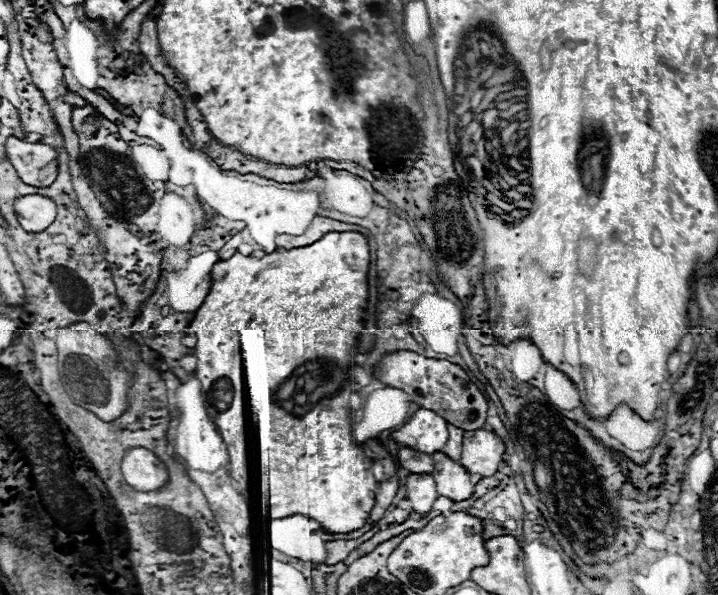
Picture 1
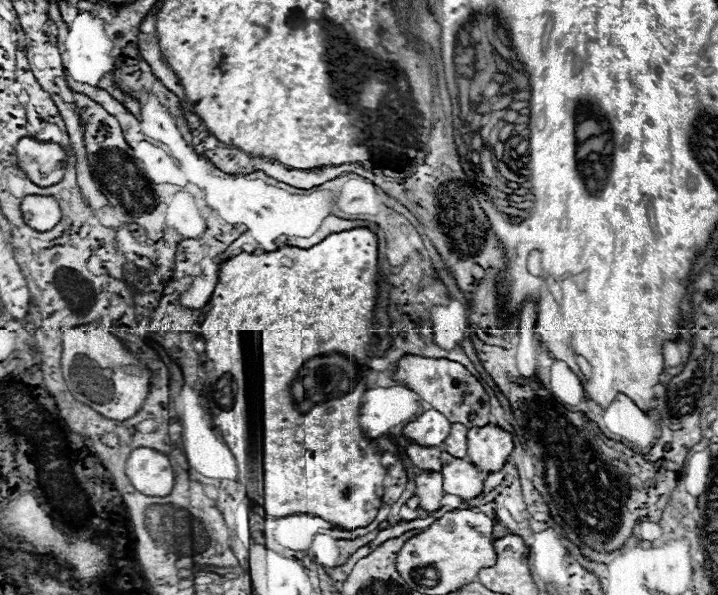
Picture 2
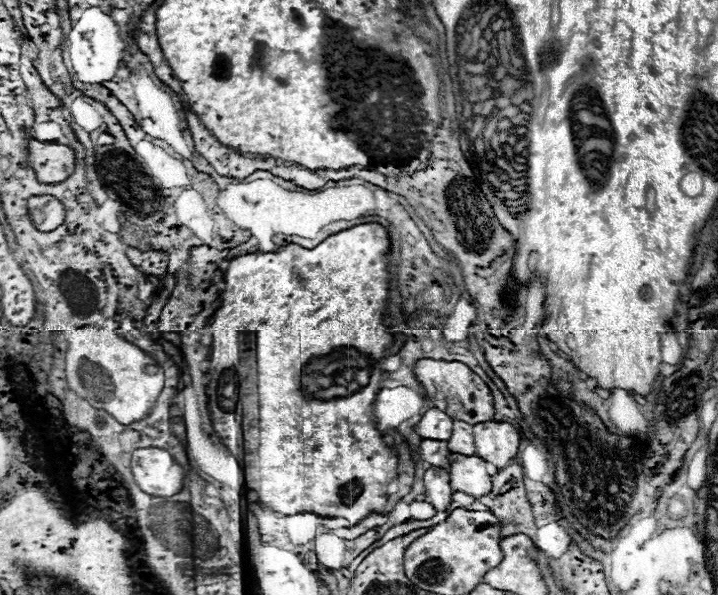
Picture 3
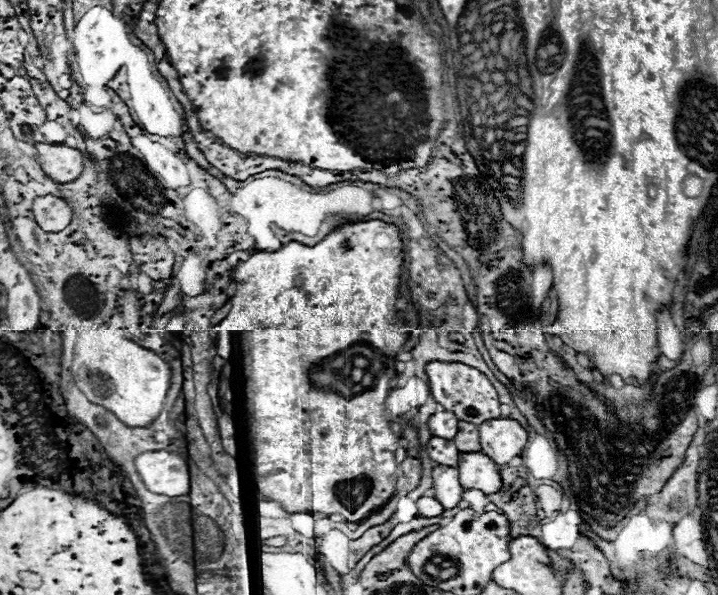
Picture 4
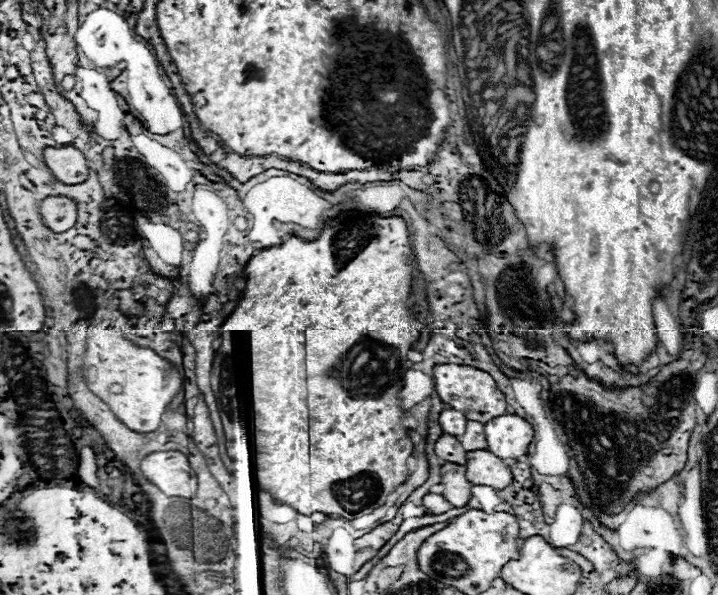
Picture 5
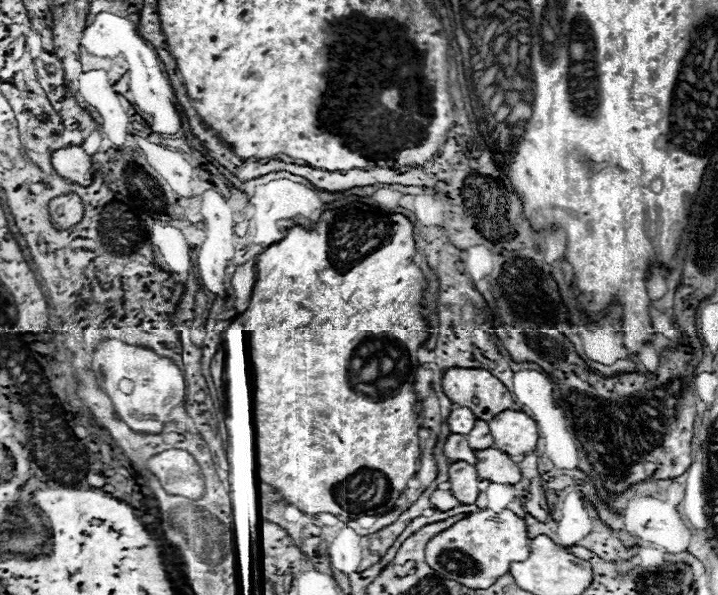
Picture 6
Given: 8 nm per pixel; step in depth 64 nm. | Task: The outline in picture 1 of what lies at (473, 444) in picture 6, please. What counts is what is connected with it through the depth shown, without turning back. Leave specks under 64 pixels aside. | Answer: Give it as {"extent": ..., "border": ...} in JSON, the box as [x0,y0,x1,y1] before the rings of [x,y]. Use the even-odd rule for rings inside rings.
{"extent":[444,426,464,460],"border":[[[448,426],[448,442],[446,442],[446,446],[444,446],[444,454],[448,456],[448,458],[452,458],[452,460],[458,460],[460,458],[460,454],[462,454],[462,434],[464,434],[464,430],[460,430],[460,428],[456,428],[456,426]]]}

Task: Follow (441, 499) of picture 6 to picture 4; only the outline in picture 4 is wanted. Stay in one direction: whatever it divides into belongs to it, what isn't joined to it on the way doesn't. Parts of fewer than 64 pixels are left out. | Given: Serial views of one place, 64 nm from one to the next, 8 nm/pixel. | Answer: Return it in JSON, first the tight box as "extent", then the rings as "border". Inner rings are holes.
{"extent":[416,496,444,518],"border":[[[422,496],[416,502],[416,508],[418,508],[420,518],[434,518],[434,516],[440,516],[444,512],[442,504],[436,498],[426,498],[426,496]]]}

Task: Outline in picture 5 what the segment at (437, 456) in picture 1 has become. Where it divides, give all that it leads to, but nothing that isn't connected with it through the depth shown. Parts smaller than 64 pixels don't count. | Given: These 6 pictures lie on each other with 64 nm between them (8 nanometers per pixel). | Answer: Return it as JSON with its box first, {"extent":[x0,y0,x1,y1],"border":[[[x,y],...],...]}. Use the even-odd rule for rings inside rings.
{"extent":[466,450,512,490],"border":[[[476,450],[466,454],[466,480],[474,486],[490,486],[494,490],[502,490],[512,482],[512,472],[504,462],[488,450]]]}

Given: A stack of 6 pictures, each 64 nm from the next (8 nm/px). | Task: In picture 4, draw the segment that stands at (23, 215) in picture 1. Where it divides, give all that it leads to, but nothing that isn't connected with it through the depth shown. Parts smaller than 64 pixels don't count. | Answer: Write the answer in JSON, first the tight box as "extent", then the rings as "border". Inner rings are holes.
{"extent":[32,196,72,232],"border":[[[38,196],[32,204],[36,224],[46,232],[58,232],[66,228],[72,220],[70,206],[56,196]]]}

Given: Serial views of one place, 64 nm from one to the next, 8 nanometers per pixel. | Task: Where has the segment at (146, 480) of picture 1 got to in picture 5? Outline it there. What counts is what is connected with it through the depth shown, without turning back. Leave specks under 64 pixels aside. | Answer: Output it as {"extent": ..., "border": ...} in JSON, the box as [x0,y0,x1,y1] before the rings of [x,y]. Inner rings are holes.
{"extent":[140,450,196,498],"border":[[[178,450],[152,452],[142,458],[140,470],[166,496],[192,498],[196,494],[196,476],[190,468],[188,456]]]}

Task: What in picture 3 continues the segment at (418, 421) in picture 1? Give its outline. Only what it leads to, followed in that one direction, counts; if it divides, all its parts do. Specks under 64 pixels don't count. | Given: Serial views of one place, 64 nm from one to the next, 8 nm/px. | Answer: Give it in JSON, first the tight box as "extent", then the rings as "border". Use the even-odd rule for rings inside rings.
{"extent":[414,408,452,440],"border":[[[430,408],[414,426],[414,432],[422,440],[448,440],[448,436],[452,434],[452,418],[438,408]]]}

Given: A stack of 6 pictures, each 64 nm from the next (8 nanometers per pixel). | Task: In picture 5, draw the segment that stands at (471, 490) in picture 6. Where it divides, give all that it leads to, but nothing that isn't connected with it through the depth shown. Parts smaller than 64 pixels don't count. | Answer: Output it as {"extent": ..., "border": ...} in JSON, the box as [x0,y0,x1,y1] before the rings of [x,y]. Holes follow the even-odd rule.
{"extent":[440,464,472,508],"border":[[[444,464],[440,468],[440,474],[442,474],[442,486],[444,486],[444,492],[442,496],[454,506],[454,508],[460,508],[460,506],[466,506],[468,500],[470,500],[470,488],[472,484],[466,480],[464,476],[464,466],[460,464]]]}

